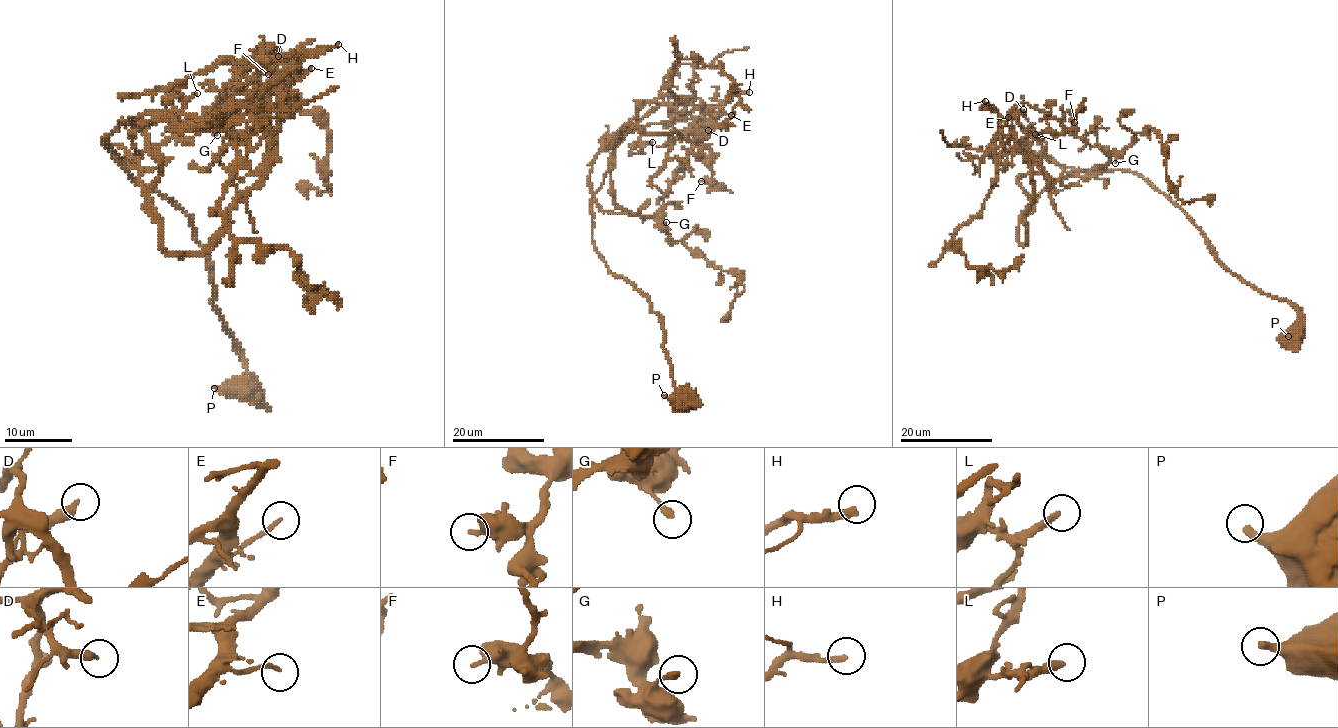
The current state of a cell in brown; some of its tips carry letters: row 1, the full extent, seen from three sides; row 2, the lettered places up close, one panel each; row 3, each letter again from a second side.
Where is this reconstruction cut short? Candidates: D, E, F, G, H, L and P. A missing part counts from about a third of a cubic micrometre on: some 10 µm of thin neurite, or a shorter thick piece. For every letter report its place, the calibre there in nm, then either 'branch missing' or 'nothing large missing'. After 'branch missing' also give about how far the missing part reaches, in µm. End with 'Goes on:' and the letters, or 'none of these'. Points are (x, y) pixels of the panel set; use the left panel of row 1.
D: (278, 56) | 360 nm | nothing large missing
E: (311, 68) | 160 nm | nothing large missing
F: (268, 74) | 360 nm | nothing large missing
G: (217, 135) | 220 nm | nothing large missing
H: (338, 44) | 260 nm | branch missing | 35 µm
L: (197, 93) | 280 nm | nothing large missing
P: (214, 388) | 340 nm | nothing large missing
Goes on: H

